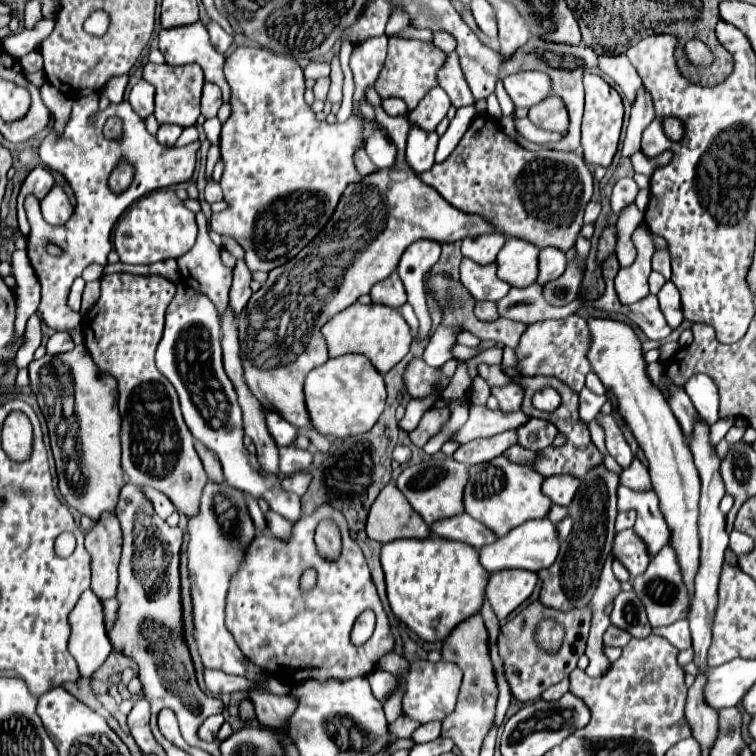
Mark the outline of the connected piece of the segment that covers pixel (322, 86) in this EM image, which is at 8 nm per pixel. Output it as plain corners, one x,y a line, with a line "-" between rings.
330,77
319,78
313,86
313,93
316,100
325,101
330,87

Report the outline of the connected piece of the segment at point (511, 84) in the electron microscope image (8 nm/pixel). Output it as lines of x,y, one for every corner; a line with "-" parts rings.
537,70
517,72
505,78
505,90
515,106
531,108
551,94
551,80
547,74

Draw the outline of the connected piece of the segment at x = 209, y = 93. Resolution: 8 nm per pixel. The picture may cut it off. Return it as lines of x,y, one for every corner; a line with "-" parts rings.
205,82
203,86
203,96
201,96
201,114
205,118
217,116
217,110
221,106
221,90
217,84

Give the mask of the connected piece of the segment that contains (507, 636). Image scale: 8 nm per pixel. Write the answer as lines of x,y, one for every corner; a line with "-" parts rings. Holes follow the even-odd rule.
535,600
535,602
527,604
523,610
519,610
515,616
511,616
501,626
497,646
499,646
499,656
503,660
505,678
507,678
507,684
509,684
513,698
519,702
537,700
549,686
553,686
553,684
561,682
565,676
569,676
575,670
577,660
585,652
589,626
591,626
591,608
589,606
575,610
575,612
555,612
555,608
547,608
539,600
-
543,618
555,618
555,620
563,622
563,626
565,626
567,634
565,634
563,646
557,654
545,654
535,644
535,626

